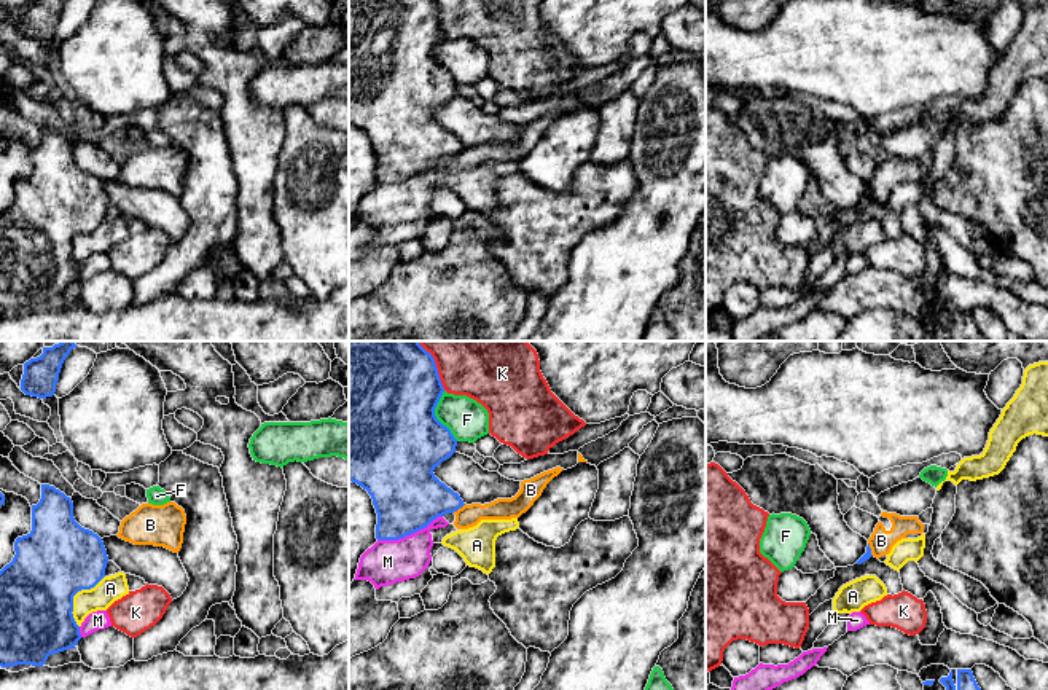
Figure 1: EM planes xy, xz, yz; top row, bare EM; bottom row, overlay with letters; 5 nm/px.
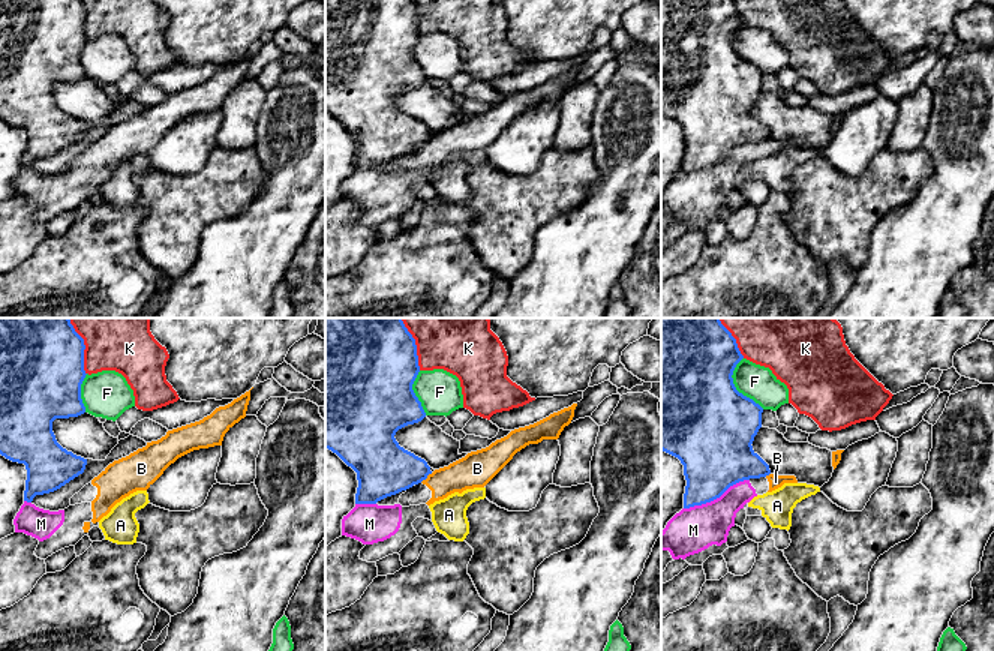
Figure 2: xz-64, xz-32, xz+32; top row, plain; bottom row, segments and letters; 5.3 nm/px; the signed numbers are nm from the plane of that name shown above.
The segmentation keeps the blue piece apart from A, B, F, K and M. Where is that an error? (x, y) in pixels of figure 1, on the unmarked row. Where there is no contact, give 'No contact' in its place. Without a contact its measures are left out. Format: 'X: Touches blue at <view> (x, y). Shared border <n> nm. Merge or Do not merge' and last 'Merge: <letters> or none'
A: Touches blue at xy (74, 238). Shared border 300 nm. Do not merge
B: Touches blue at xz (459, 150). Shared border 80 nm. Do not merge
F: Touches blue at xz (435, 59). Shared border 260 nm. Do not merge
K: Touches blue at xz (437, 16). Shared border 180 nm. Do not merge
M: Touches blue at xz (410, 177). Shared border 360 nm. Do not merge
Merge: none

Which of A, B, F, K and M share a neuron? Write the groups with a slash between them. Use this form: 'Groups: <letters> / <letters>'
Groups: A / B M / F / K

